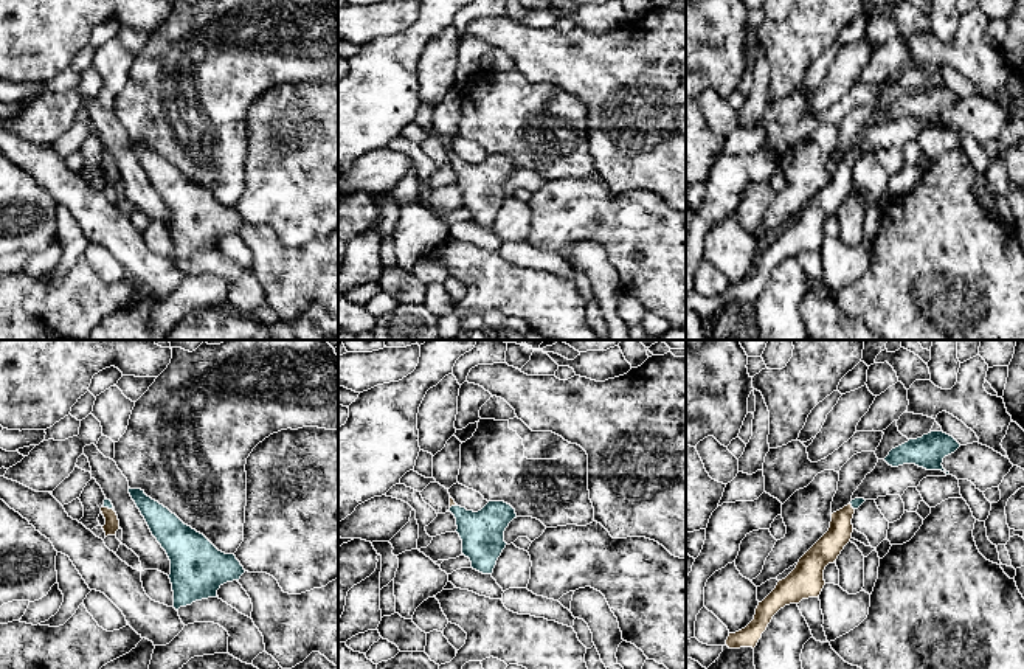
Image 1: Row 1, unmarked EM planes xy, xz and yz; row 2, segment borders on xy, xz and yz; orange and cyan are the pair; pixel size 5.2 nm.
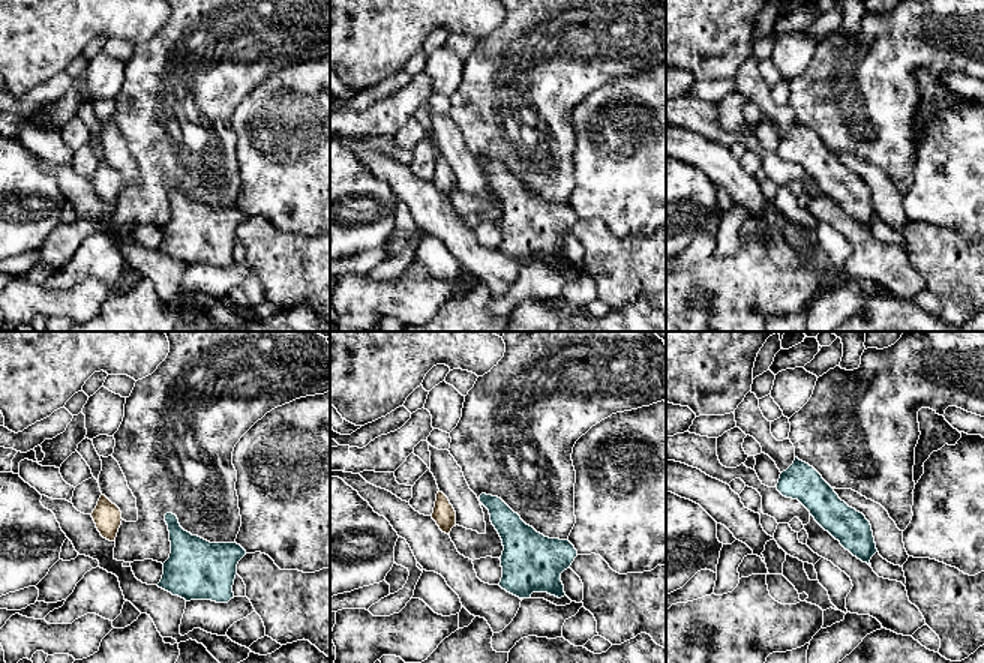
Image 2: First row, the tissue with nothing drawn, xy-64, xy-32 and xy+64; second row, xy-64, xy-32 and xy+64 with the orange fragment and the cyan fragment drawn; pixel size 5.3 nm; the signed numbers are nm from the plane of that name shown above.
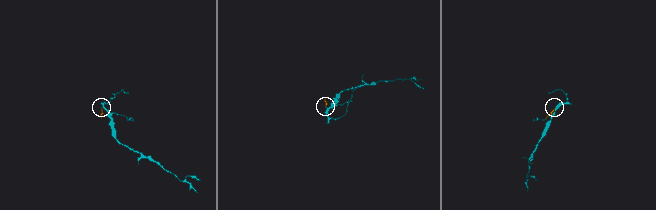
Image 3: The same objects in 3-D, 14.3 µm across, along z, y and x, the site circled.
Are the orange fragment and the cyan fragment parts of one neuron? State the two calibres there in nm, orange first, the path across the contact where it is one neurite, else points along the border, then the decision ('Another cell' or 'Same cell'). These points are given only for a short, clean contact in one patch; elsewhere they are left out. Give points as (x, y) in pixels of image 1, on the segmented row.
Thickness 80 nm (orange) against 50 nm. Path across: xy (112, 523), (107, 508), (107, 503). Same cell

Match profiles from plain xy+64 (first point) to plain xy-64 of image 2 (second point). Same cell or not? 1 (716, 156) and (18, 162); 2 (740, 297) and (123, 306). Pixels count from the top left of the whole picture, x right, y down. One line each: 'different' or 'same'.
1: different
2: different

